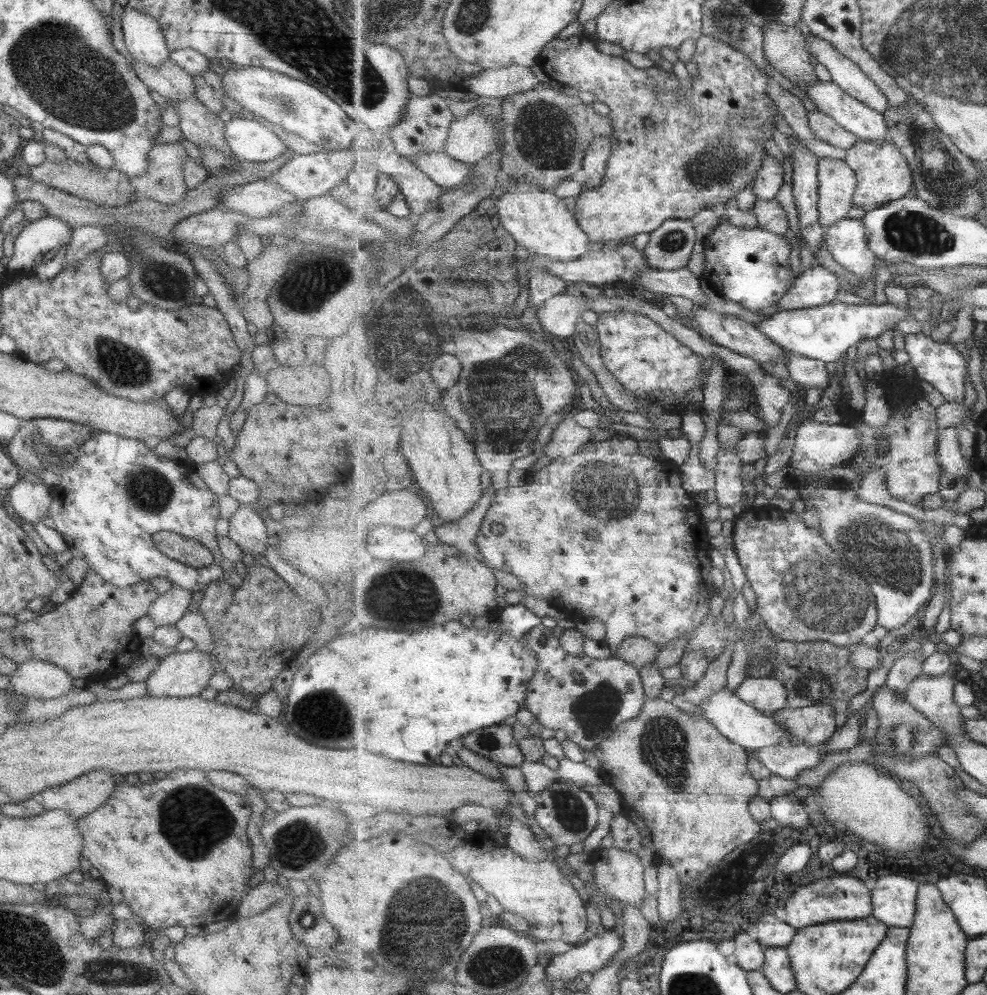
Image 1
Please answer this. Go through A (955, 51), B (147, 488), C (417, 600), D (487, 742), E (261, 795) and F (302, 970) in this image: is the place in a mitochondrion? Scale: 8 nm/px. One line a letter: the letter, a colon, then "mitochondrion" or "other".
A: mitochondrion
B: mitochondrion
C: mitochondrion
D: mitochondrion
E: other
F: other

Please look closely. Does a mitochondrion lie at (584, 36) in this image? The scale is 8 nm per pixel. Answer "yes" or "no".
no

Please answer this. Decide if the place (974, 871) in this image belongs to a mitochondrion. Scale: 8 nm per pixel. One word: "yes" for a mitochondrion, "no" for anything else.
no

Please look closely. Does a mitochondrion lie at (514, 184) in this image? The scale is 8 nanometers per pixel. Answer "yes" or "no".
no

